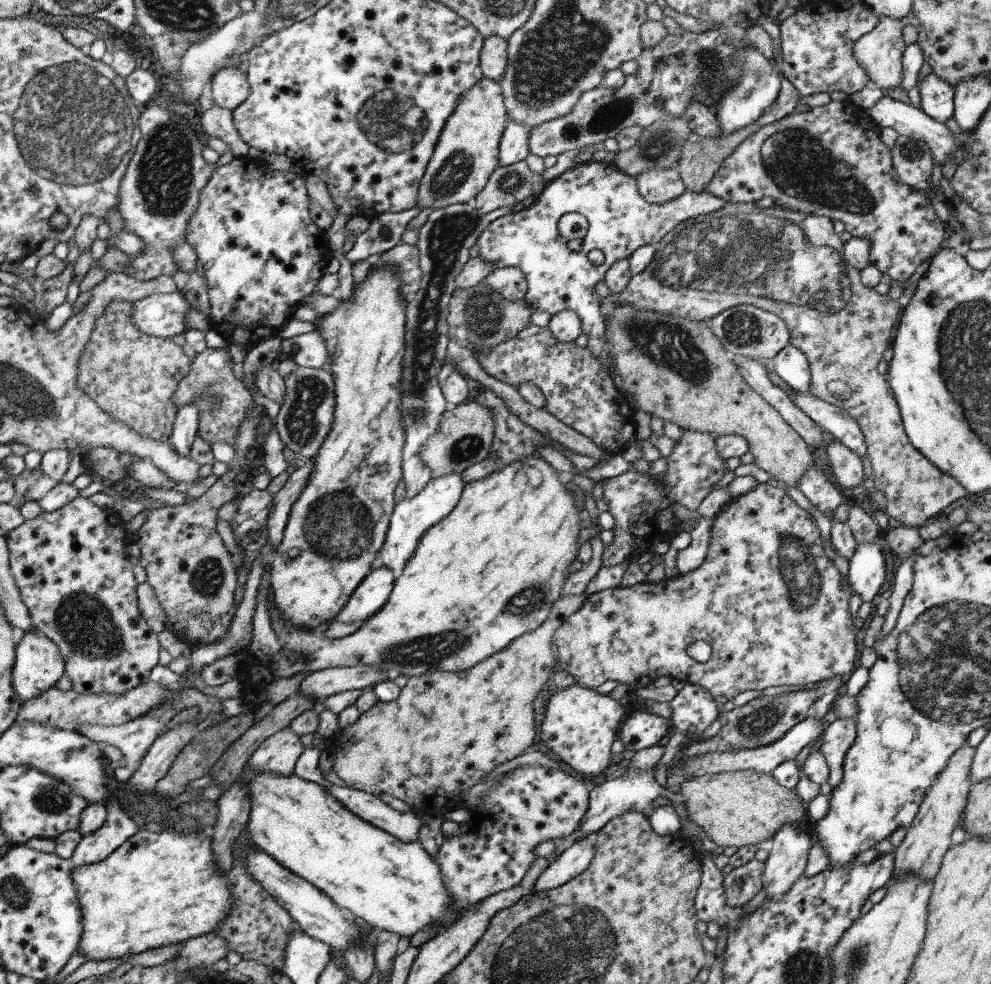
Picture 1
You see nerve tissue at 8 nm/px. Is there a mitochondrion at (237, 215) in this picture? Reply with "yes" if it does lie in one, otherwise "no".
no

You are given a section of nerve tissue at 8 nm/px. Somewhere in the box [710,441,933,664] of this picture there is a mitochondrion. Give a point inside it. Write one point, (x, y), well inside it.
(798, 571)

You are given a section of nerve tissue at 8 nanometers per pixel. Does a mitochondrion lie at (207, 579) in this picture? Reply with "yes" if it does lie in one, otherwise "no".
yes

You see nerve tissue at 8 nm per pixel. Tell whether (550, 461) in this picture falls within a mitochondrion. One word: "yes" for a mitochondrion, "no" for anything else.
no

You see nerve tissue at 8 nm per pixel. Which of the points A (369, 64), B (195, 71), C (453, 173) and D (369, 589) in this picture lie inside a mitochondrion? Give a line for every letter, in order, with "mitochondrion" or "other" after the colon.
A: other
B: mitochondrion
C: mitochondrion
D: other

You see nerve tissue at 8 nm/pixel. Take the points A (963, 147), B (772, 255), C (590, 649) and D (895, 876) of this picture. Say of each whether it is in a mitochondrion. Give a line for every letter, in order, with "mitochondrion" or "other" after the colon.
A: other
B: mitochondrion
C: other
D: other

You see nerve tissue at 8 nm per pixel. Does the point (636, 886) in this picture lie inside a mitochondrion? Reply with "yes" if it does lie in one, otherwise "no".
no

